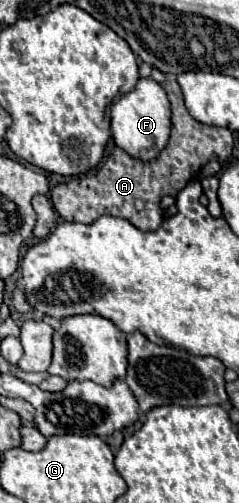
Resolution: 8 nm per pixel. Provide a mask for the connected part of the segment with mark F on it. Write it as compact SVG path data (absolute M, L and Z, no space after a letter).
M139 79L135 89L123 95L111 107L111 135L117 147L125 149L133 159L153 161L161 149L165 149L171 133L171 107L169 99L159 83L153 79Z

